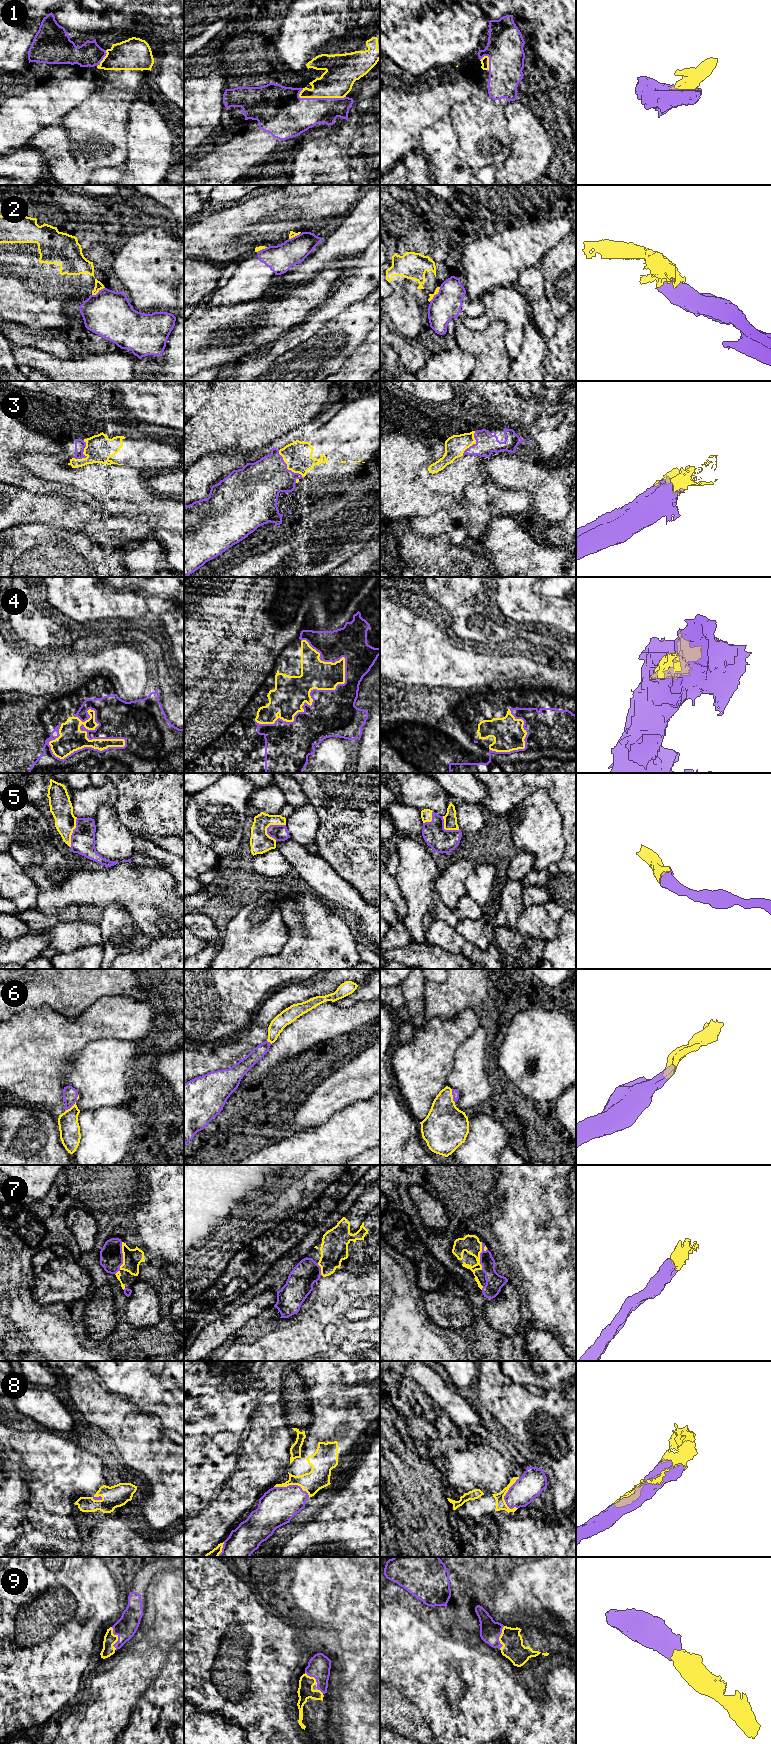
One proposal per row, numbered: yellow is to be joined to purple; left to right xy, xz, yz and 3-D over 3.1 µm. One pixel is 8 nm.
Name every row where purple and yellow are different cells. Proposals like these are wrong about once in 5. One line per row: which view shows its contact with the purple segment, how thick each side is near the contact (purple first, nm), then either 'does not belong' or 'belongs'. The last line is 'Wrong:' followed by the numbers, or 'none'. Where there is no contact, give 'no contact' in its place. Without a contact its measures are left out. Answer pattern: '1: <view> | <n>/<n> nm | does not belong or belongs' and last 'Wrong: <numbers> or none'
1: xz | 300/260 nm | belongs
2: xy | 380/60 nm | does not belong
3: xz | 340/220 nm | belongs
4: xy | 400/200 nm | belongs
5: xz | 130/170 nm | belongs
6: yz | 60/340 nm | belongs
7: yz | 140/140 nm | belongs
8: xz | 300/180 nm | belongs
9: yz | 170/170 nm | belongs
Wrong: 2

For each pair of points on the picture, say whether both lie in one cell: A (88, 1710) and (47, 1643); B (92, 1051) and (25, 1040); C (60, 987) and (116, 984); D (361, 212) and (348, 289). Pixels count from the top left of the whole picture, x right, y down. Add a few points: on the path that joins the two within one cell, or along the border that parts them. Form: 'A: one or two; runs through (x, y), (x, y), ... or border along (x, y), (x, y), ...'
A: two; border along (84, 1670), (77, 1696), (59, 1707)
B: two; border along (102, 1038), (89, 1041), (66, 1067)
C: one; runs through (74, 984), (102, 984)
D: two; border along (357, 256), (352, 259)

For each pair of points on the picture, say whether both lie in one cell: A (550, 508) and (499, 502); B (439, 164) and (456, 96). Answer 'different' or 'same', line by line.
A: different
B: different

